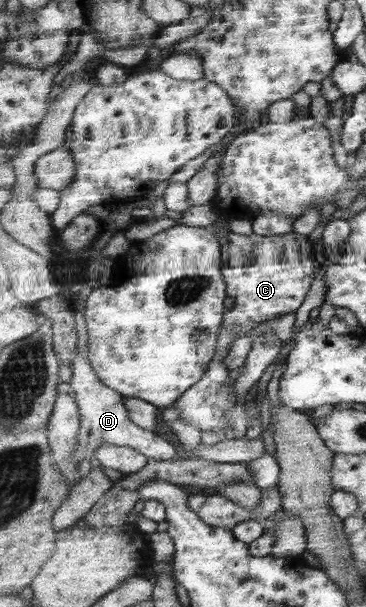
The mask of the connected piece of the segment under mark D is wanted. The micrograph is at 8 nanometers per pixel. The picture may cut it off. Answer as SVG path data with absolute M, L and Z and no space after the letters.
M76 353L72 359L73 377L70 381L71 390L76 394L76 402L80 409L81 431L79 443L75 450L74 460L78 462L95 457L96 451L102 443L110 443L119 447L136 449L148 458L159 461L169 461L179 458L175 447L169 443L169 439L163 435L157 435L153 431L147 431L139 427L130 418L129 410L124 404L118 391L107 387L98 376L88 357L83 353Z

